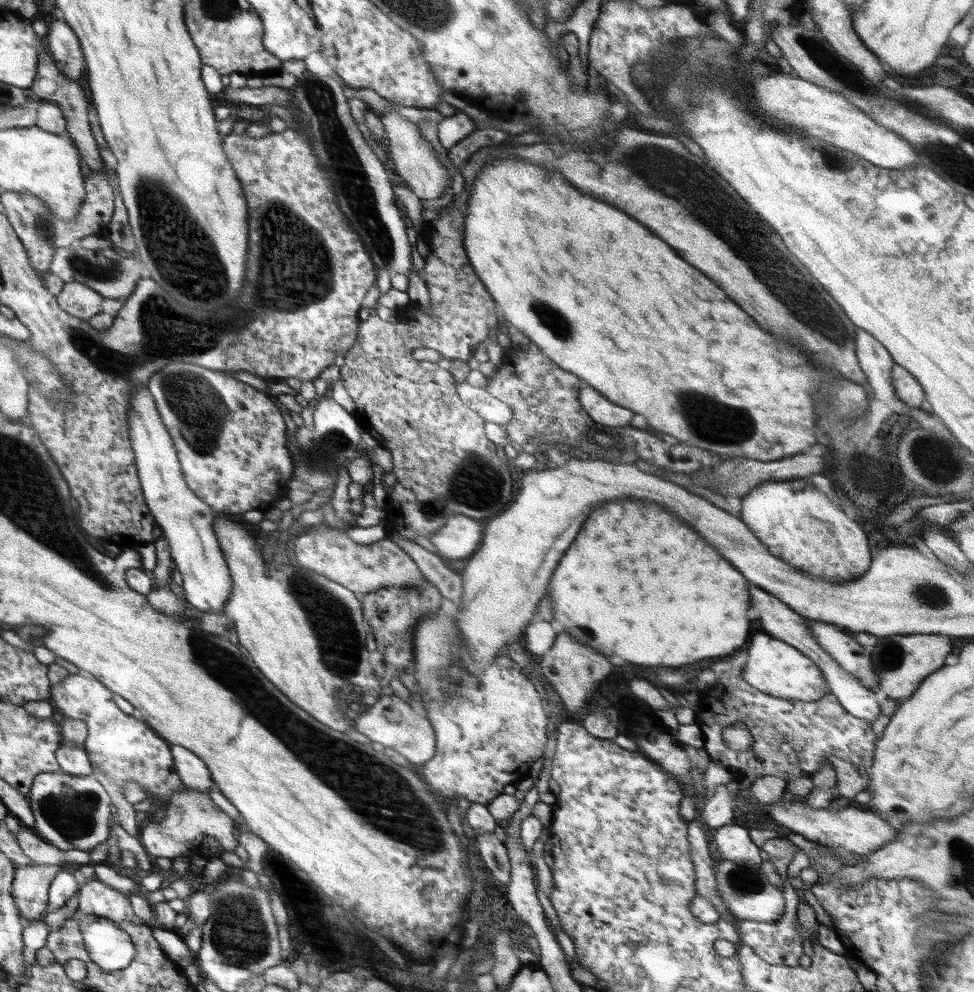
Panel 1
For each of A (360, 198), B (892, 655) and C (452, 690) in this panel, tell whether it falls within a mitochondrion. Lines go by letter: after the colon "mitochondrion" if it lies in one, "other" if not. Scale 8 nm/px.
A: mitochondrion
B: mitochondrion
C: mitochondrion

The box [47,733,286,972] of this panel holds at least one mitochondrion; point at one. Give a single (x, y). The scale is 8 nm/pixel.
(240, 936)

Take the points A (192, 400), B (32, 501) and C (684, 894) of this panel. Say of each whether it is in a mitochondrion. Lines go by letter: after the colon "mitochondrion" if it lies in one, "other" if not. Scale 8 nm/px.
A: mitochondrion
B: mitochondrion
C: other

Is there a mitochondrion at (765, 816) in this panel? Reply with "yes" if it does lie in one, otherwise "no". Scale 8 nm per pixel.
no

